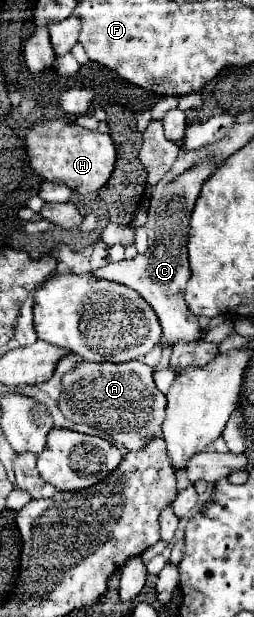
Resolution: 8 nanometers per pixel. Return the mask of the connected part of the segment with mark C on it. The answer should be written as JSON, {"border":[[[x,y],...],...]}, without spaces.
{"border":[[[212,161],[200,163],[166,185],[160,205],[156,209],[156,239],[154,239],[156,243],[152,243],[152,247],[148,247],[144,255],[136,255],[134,259],[122,259],[118,263],[108,263],[106,267],[94,271],[94,275],[100,279],[116,281],[138,291],[138,295],[142,295],[142,299],[146,299],[146,303],[150,303],[150,307],[158,315],[162,335],[168,345],[174,345],[180,339],[198,341],[202,333],[202,327],[198,325],[198,317],[192,315],[184,303],[186,281],[190,277],[186,243],[188,243],[188,225],[190,225],[192,207],[198,199],[202,183],[210,177],[212,169],[214,169]]]}

